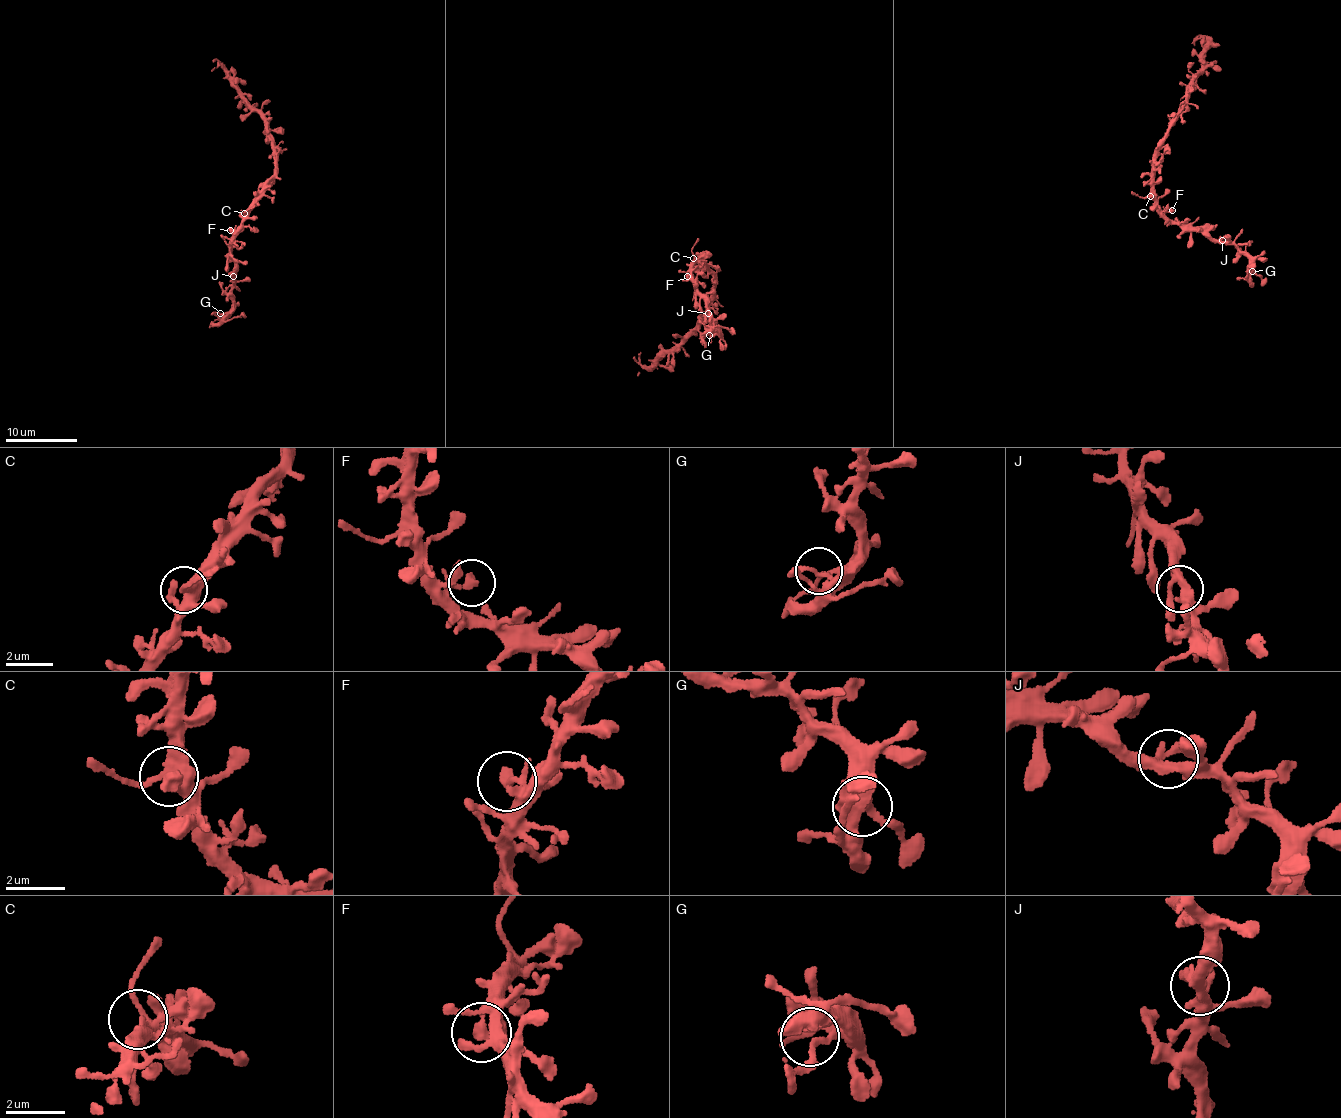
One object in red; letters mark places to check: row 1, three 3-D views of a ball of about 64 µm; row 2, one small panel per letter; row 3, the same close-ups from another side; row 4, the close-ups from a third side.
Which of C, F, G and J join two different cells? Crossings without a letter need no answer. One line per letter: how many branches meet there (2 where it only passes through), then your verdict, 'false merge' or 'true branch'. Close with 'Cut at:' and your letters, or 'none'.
C: 4 branches meet; true branch
F: 2 branches meet; true branch
G: 2 branches meet; true branch
J: 3 branches meet; true branch
Cut at: none

